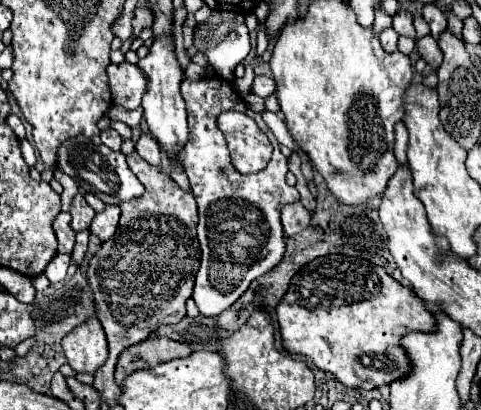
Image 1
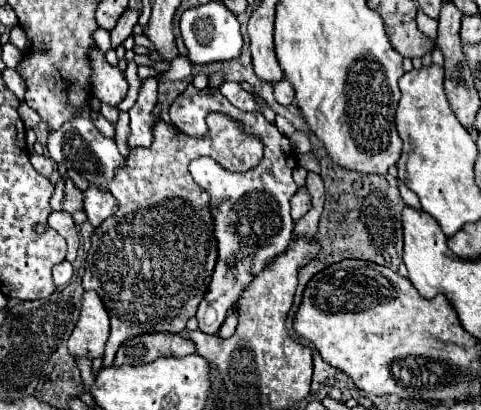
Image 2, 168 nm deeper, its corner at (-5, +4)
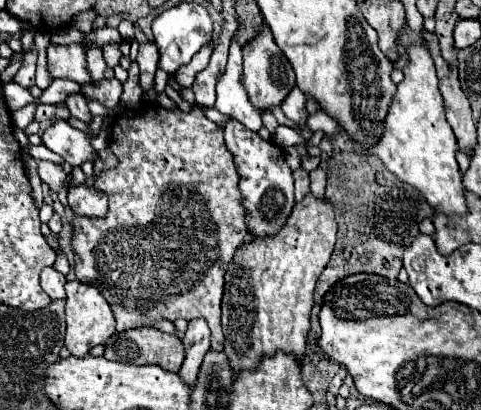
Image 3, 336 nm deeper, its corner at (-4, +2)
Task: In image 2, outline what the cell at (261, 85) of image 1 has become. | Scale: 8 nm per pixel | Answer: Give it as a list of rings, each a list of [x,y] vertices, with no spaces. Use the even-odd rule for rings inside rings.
[[[281,80],[279,84],[275,84],[275,100],[281,106],[289,106],[293,102],[293,96],[295,96],[295,90],[289,80]]]

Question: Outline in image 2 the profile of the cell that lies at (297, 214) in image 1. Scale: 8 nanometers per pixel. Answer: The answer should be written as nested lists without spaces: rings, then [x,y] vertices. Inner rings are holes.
[[[301,186],[301,188],[295,192],[295,196],[291,198],[291,216],[293,216],[293,220],[303,218],[303,216],[309,212],[309,208],[311,208],[311,196],[309,196],[307,188]]]

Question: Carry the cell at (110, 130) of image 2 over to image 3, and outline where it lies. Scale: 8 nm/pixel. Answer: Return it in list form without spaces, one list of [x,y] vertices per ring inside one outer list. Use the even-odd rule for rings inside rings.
[[[70,94],[70,96],[66,98],[66,104],[68,104],[68,110],[70,110],[70,114],[72,114],[74,118],[78,118],[78,120],[82,120],[82,122],[86,122],[86,124],[92,122],[92,114],[90,114],[90,110],[88,110],[88,106],[86,106],[86,100],[84,100],[80,94]]]

